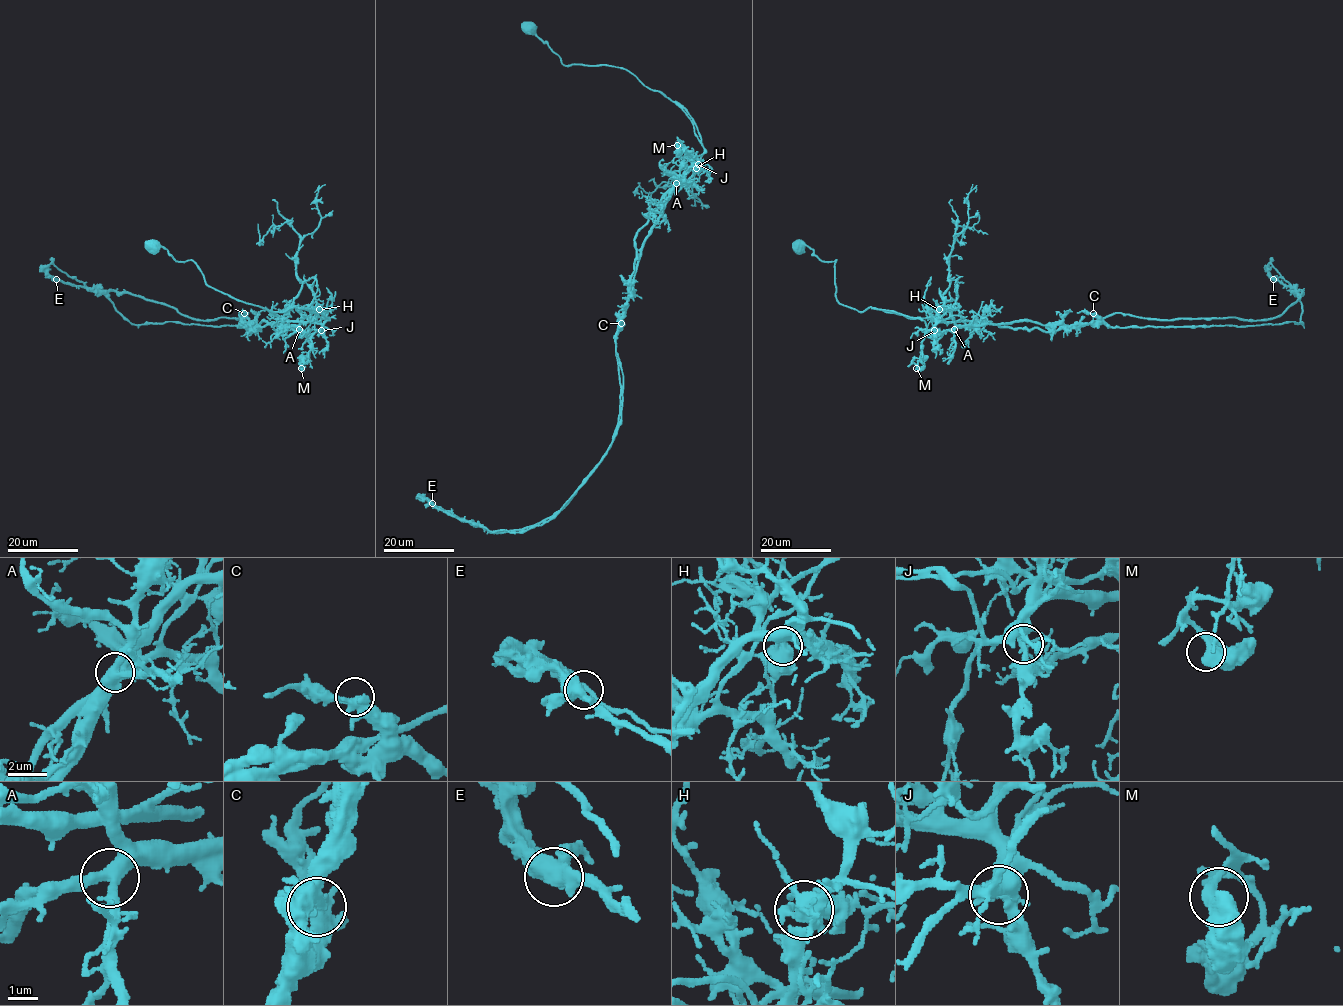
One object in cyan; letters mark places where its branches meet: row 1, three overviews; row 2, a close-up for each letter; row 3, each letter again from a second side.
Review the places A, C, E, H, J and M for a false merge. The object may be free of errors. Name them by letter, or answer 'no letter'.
H

